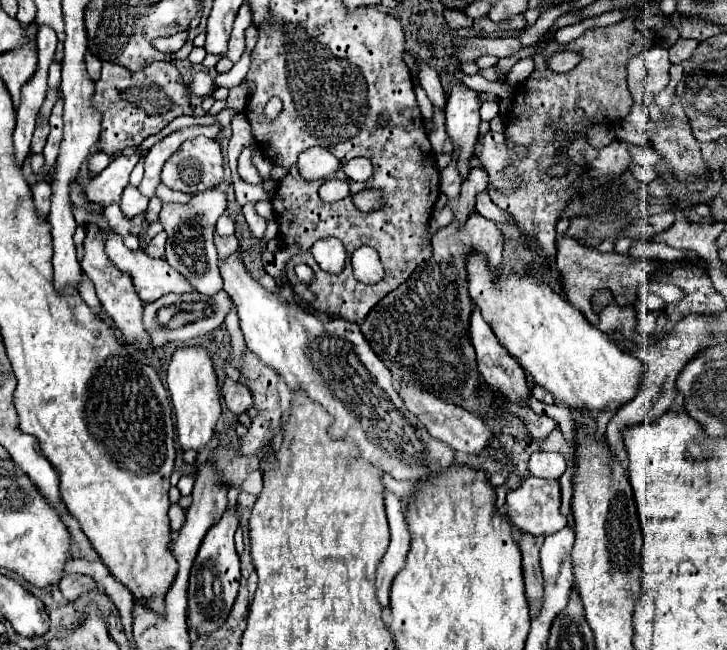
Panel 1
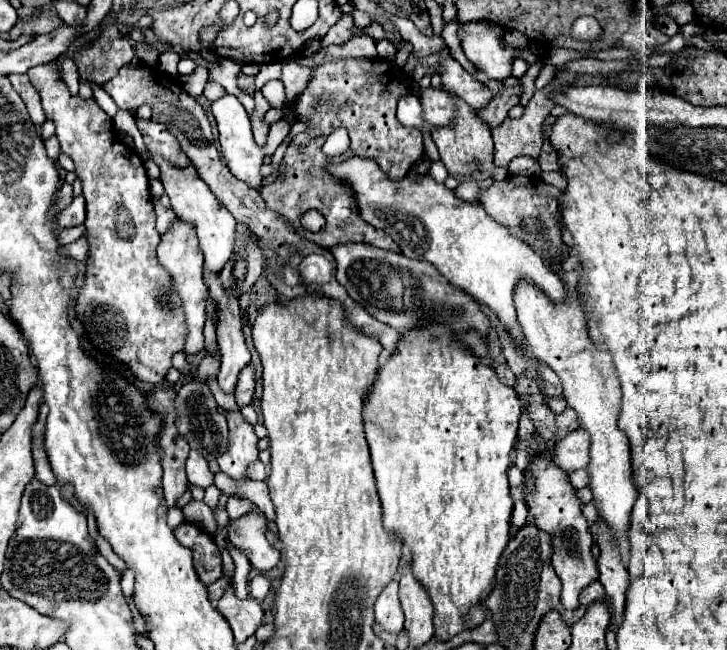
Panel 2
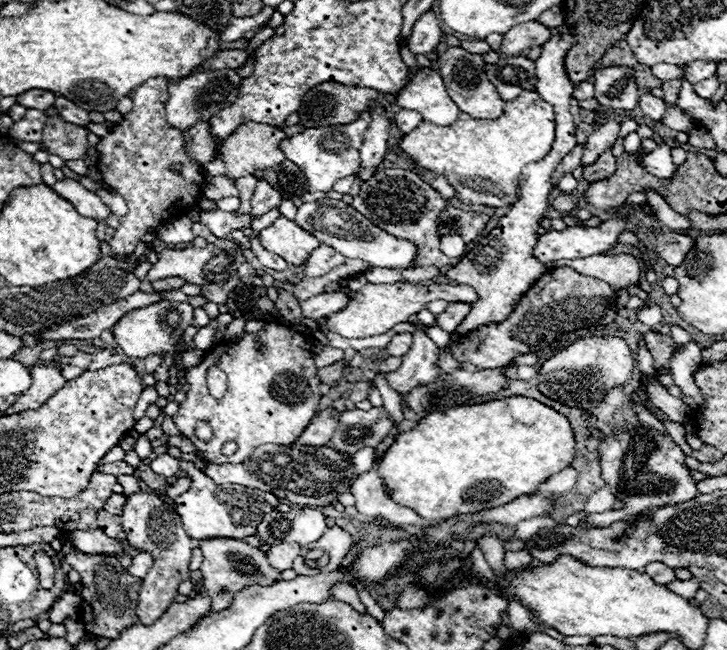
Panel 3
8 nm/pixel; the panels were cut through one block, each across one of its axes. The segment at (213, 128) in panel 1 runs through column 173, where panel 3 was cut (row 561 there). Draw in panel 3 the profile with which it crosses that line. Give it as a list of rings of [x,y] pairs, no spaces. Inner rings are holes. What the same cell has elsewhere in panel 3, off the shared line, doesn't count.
[[[140,552],[140,554],[136,554],[132,558],[132,566],[128,570],[134,576],[146,576],[146,572],[150,570],[150,566],[152,566],[152,556],[148,552]]]

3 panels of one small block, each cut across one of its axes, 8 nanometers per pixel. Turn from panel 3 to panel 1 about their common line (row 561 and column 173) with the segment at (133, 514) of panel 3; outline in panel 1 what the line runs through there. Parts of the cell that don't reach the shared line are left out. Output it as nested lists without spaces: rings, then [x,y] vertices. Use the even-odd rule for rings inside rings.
[[[198,136],[194,140],[186,140],[164,164],[162,168],[162,182],[172,188],[172,190],[180,190],[186,194],[198,194],[206,188],[212,188],[216,184],[220,184],[224,174],[222,168],[222,152],[220,152],[220,144],[216,140],[210,140],[206,136]]]

